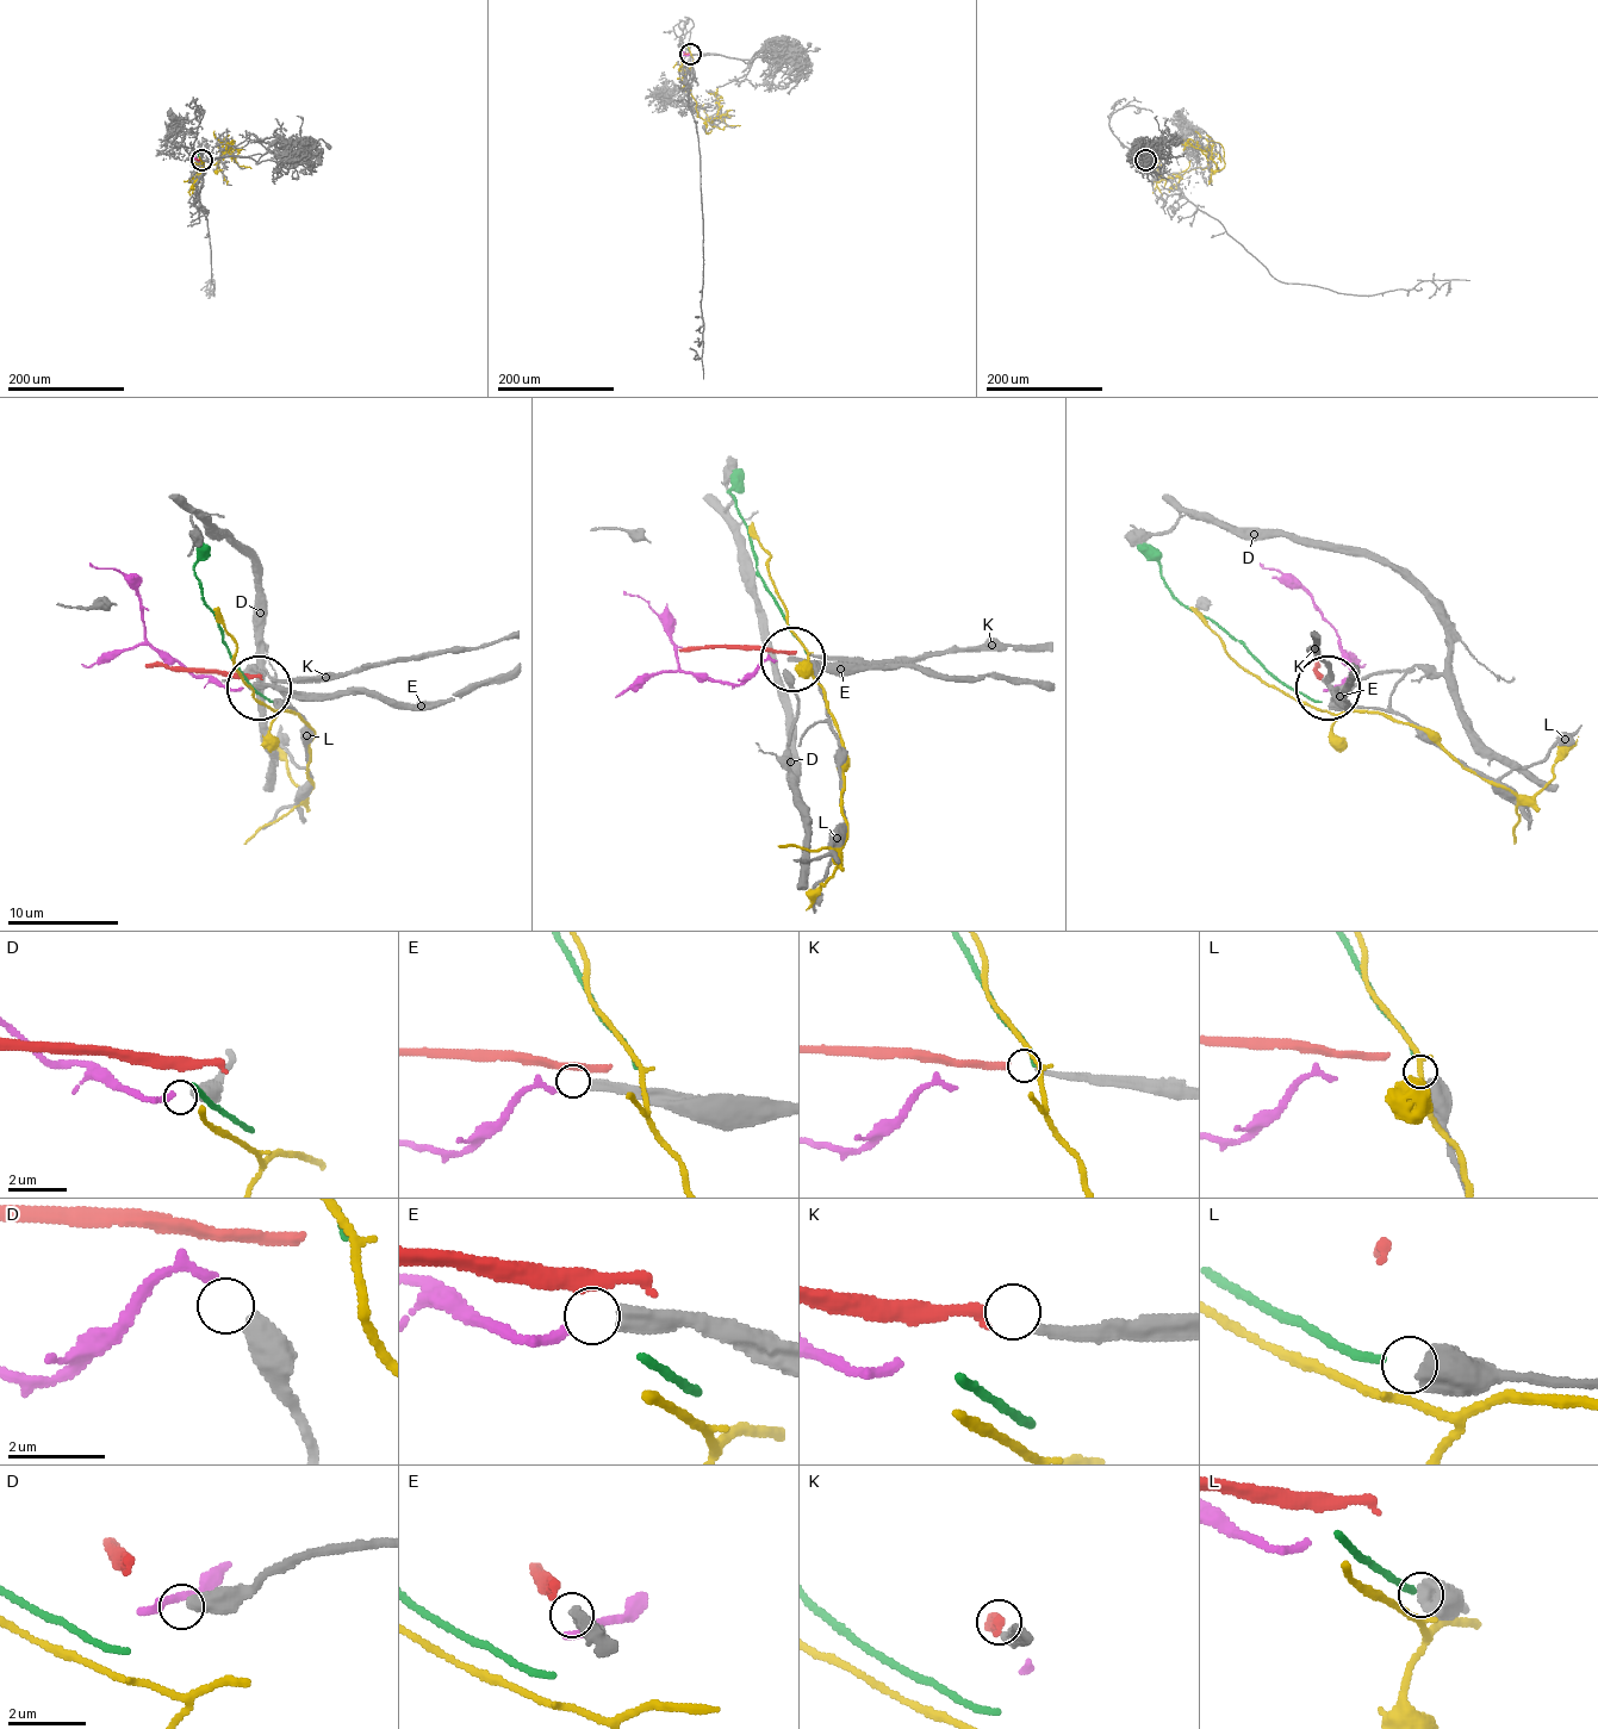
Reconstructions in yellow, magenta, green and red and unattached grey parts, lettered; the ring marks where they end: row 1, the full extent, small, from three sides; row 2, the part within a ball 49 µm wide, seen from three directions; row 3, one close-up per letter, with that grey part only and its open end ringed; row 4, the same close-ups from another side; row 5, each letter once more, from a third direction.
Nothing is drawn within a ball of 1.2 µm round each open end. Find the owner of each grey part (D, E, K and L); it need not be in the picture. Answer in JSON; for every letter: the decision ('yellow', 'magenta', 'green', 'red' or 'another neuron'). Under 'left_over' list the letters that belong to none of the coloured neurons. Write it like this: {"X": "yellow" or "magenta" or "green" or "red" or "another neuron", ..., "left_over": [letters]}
{"D": "magenta", "E": "another neuron", "K": "red", "L": "green", "left_over": ["E"]}

